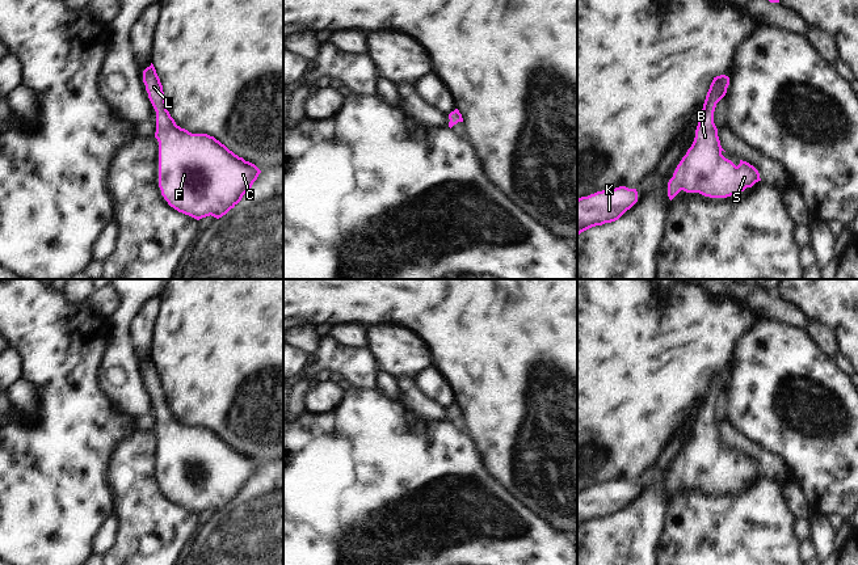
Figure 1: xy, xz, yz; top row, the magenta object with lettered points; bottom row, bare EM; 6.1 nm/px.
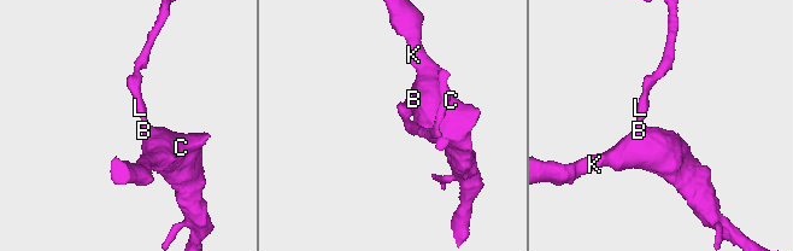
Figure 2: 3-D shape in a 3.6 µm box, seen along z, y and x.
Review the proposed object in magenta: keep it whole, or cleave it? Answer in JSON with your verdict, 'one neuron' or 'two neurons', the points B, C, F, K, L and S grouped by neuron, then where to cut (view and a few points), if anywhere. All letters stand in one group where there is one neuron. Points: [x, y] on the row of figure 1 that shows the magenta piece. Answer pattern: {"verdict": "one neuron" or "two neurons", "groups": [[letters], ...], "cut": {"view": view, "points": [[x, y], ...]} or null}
{"verdict": "one neuron", "groups": [["B", "C", "F", "K", "L", "S"]], "cut": null}

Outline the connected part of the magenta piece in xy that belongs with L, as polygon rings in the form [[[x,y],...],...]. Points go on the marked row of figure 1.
[[[151,63],[143,71],[143,83],[148,98],[156,111],[156,132],[159,142],[159,187],[171,207],[197,220],[226,215],[252,187],[261,170],[252,163],[239,157],[224,144],[207,134],[192,134],[176,125],[167,110],[163,85]]]

